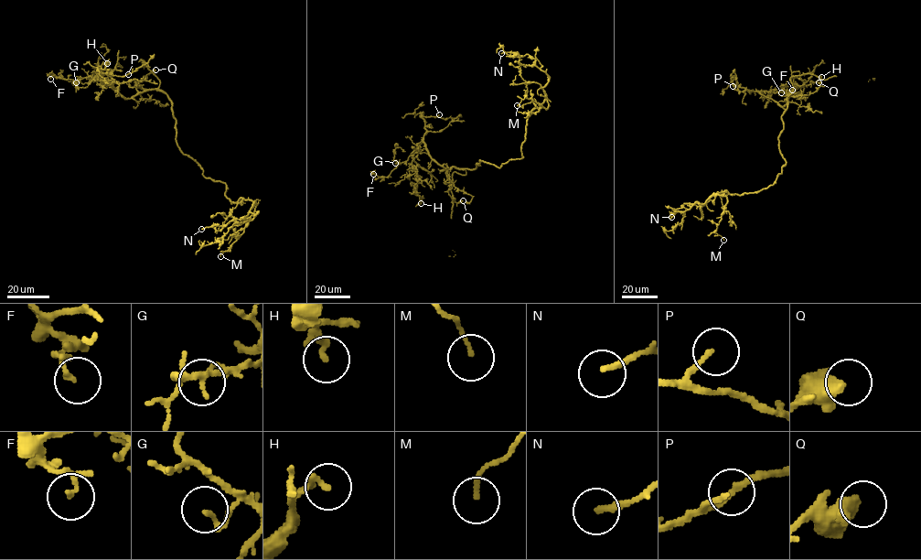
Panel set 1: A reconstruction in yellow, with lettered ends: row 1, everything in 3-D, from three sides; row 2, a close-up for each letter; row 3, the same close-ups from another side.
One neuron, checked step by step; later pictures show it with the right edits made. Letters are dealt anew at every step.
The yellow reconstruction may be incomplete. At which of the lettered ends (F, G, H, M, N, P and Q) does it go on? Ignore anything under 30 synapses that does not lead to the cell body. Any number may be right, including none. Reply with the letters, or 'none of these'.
none of these

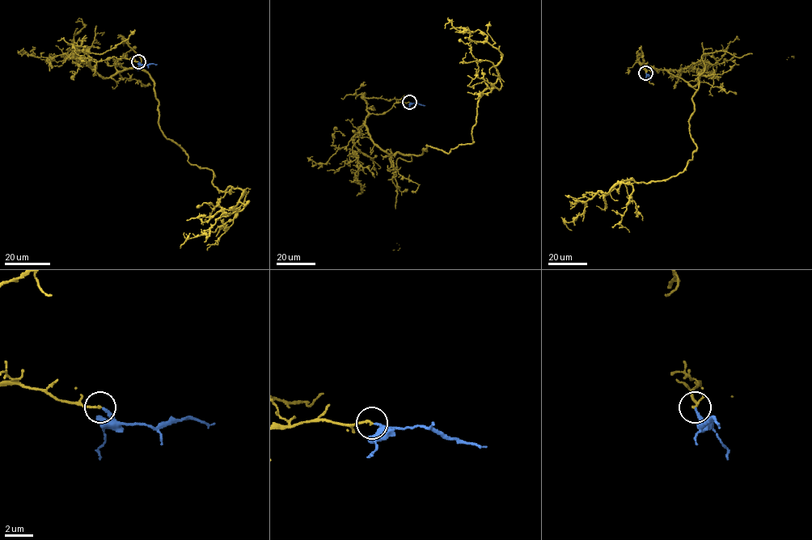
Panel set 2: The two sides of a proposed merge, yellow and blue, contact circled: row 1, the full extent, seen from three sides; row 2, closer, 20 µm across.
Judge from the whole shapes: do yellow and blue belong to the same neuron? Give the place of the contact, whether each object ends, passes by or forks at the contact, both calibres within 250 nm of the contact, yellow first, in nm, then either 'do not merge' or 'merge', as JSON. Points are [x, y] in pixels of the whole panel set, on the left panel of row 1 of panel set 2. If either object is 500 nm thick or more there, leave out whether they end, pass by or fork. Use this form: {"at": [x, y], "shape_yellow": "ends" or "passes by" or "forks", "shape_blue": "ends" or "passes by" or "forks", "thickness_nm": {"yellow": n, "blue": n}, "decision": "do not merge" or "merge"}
{"at": [138, 61], "shape_yellow": "ends", "shape_blue": "ends", "thickness_nm": {"yellow": 160, "blue": 180}, "decision": "merge"}

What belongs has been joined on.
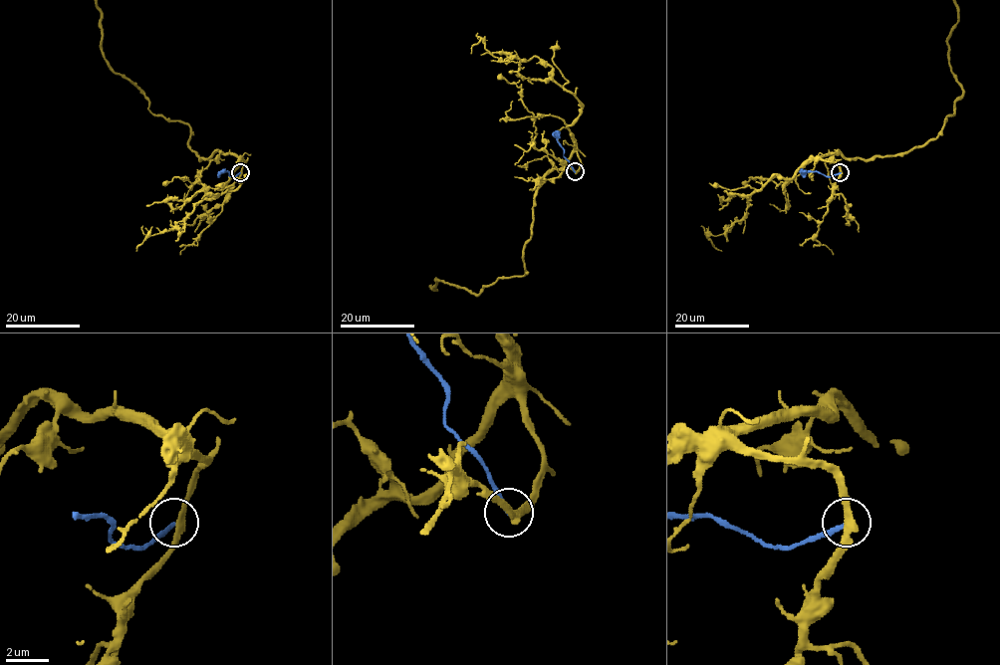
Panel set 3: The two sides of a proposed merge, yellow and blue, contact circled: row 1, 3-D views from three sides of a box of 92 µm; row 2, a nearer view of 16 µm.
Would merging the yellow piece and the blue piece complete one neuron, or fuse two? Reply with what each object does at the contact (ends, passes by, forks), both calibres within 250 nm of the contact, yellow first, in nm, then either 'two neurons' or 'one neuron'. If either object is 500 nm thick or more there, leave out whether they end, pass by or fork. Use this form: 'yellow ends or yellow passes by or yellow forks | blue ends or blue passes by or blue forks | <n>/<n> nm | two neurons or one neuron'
yellow passes by | blue ends | 320/190 nm | two neurons

